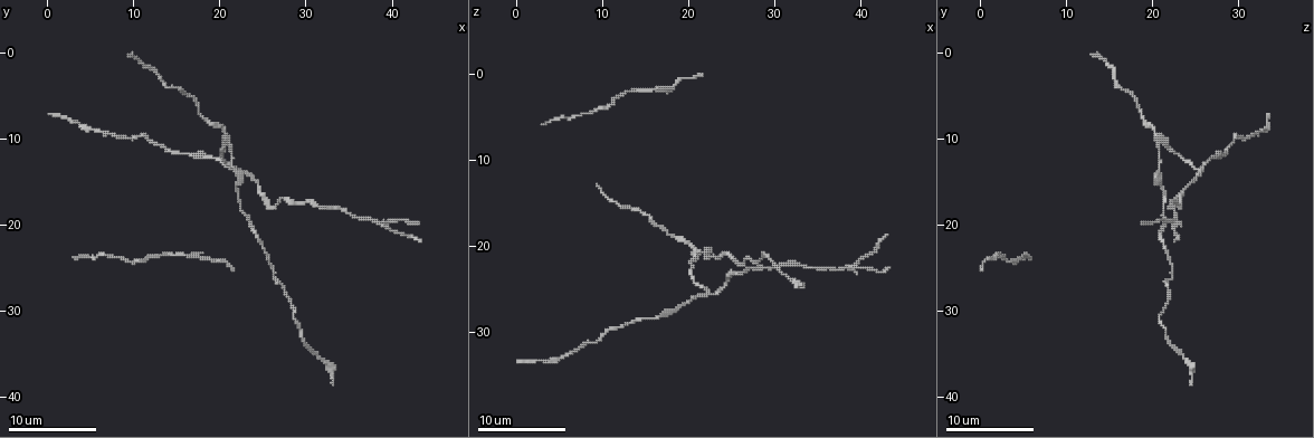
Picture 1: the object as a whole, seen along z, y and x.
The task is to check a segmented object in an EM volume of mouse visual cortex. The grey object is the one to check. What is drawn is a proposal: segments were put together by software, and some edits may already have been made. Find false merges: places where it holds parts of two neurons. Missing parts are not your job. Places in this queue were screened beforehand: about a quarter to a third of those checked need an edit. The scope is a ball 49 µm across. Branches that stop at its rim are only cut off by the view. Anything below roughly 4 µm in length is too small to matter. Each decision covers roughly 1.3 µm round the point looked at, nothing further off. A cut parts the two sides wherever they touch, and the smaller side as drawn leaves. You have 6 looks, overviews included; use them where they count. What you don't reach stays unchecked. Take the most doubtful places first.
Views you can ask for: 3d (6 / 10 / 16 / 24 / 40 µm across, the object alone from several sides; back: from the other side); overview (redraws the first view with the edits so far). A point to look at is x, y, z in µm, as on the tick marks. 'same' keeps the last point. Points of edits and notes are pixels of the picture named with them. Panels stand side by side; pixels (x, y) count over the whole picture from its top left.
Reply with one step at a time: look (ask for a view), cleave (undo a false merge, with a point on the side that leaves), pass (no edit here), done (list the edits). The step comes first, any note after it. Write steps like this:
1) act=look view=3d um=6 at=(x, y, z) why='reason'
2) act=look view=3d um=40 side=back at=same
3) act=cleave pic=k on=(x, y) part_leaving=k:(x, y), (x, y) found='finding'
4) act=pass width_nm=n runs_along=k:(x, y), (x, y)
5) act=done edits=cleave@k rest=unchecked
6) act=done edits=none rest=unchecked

act=look view=3d um=6 at=(22.2, 13.8, 25.4) why='two arms in line, one across'

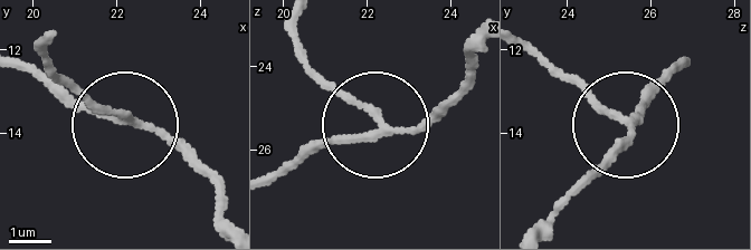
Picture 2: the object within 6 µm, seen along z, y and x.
act=look view=3d um=6 side=back at=(22.35, 13.70, 25.55)

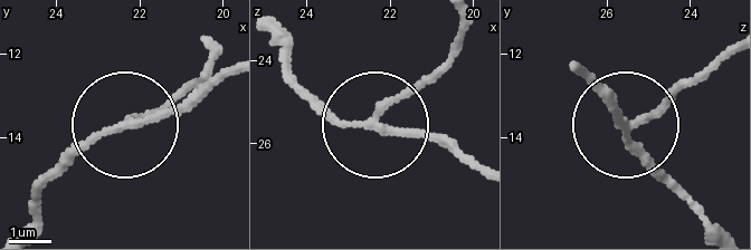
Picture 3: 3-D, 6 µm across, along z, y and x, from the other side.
act=pass arms=3 runs_along=3:(458, 20), (444, 63), (380, 123), (476, 159) found='one neuron here'

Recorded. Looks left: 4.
act=look view=3d um=16 at=(21.0, 9.8, 21.2)

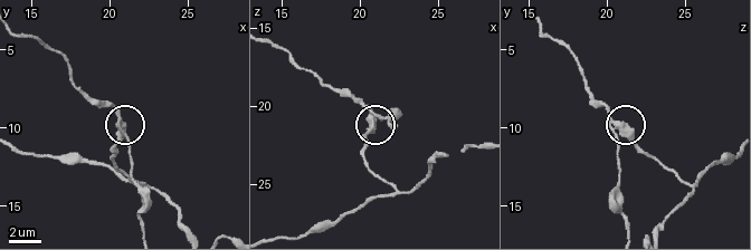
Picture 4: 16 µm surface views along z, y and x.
act=cleave pic=4 on=(114, 104) part_leaving=4:(610, 128), (618, 143), (618, 191), (626, 231) found='two neurons meet here'

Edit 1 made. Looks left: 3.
act=look view=3d um=10 at=(39.6, 19.6, 22.0) why='calibre changes'

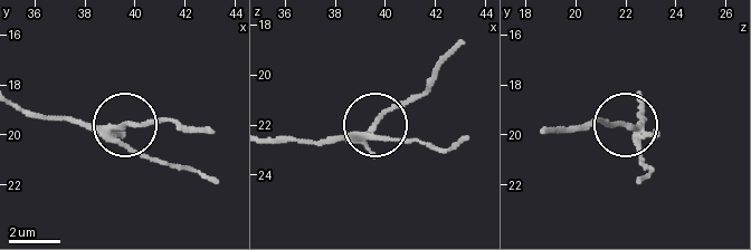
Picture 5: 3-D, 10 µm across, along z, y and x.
act=cleave pic=5 on=(132, 126) arms=4 part_leaving=5:(106, 127), (162, 121), (211, 132) found='two neurons meet here'

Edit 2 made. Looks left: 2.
act=done edits=cleave@4,cleave@5 rest=unchecked

